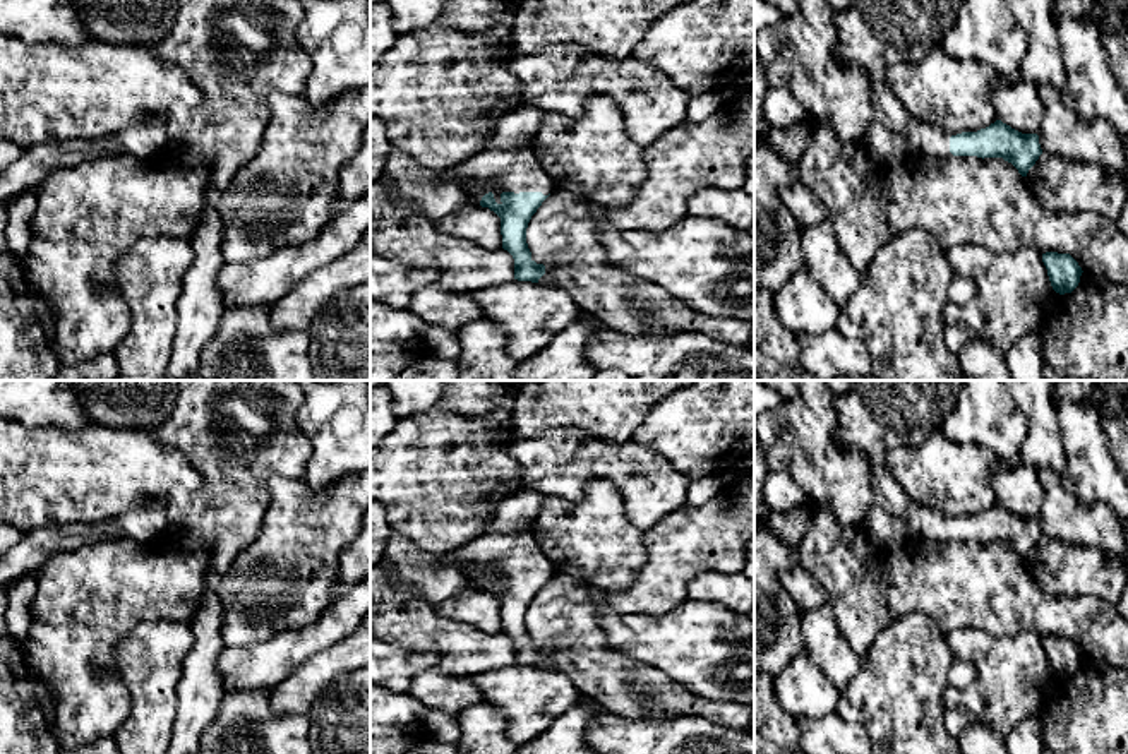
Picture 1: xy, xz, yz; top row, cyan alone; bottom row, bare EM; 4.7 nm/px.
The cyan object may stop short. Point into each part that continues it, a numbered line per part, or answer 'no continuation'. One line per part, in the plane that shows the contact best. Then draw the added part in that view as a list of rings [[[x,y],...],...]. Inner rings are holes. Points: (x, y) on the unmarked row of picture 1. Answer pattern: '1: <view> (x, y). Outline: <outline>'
1: xz (516, 554). Outline: [[[531,530],[483,533],[451,554],[458,562],[494,564],[506,576],[542,576],[549,579],[554,566],[542,552]]]

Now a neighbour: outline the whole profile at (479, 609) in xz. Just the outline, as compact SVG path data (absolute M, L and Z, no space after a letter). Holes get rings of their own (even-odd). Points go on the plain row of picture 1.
M475 589L444 600L435 612L449 620L459 620L487 634L502 632L501 601L489 591Z

